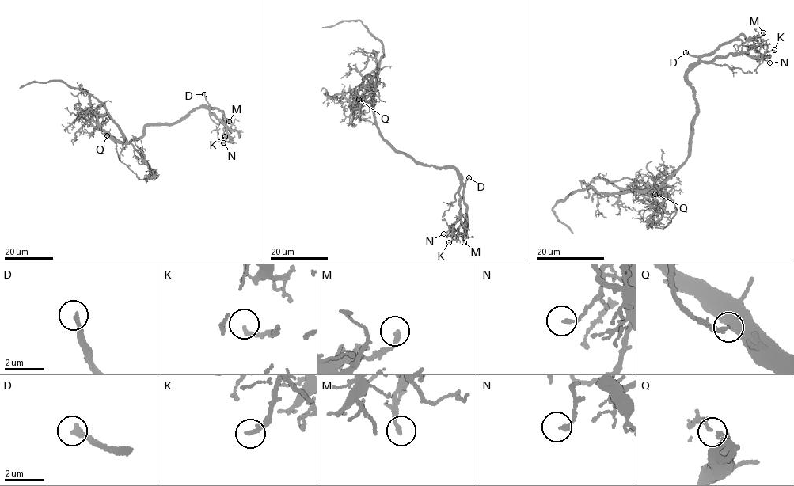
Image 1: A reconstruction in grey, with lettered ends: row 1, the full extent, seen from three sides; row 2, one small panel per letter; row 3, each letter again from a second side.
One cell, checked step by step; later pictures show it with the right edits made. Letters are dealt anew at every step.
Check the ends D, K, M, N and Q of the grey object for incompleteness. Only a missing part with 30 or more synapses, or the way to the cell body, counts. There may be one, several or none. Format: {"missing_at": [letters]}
{"missing_at": ["D"]}

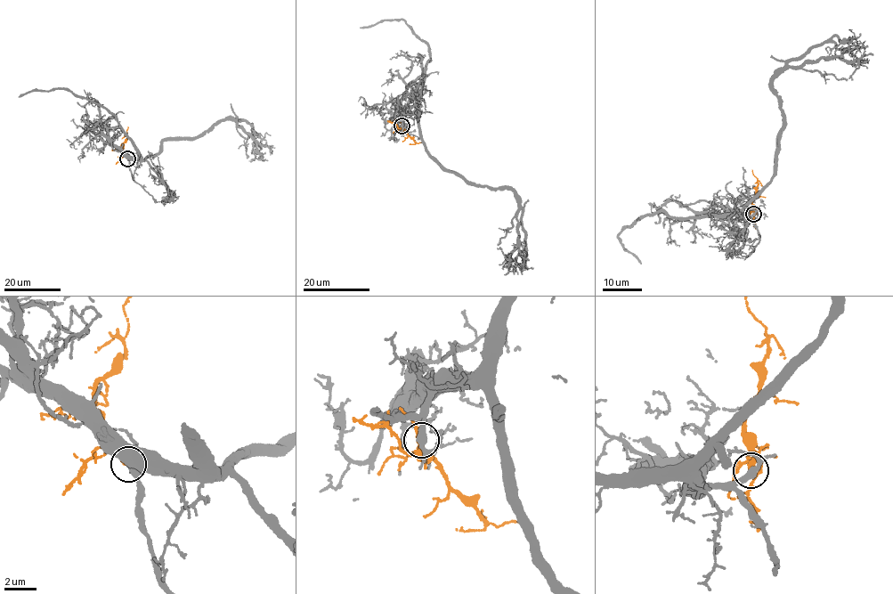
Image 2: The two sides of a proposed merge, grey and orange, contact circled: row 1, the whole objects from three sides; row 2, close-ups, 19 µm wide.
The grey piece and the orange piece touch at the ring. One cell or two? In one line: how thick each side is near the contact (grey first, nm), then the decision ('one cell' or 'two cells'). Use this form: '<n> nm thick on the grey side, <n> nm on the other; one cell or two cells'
320 nm thick on the grey side, 400 nm on the other; one cell

